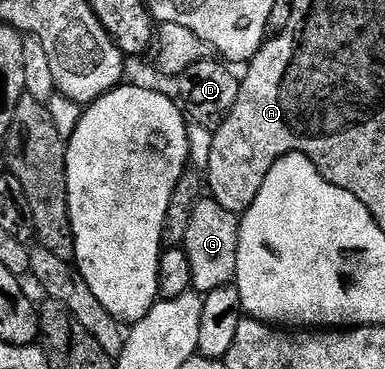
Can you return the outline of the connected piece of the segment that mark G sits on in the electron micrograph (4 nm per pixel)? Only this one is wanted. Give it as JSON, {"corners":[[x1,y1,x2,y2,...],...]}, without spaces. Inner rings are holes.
{"corners":[[200,198,197,208,193,208,193,217,189,219,189,232,181,249,189,256,189,265,193,268,192,287,200,295,206,296,222,286,230,286,237,272,237,248,239,247,240,215,221,208,214,198]]}

